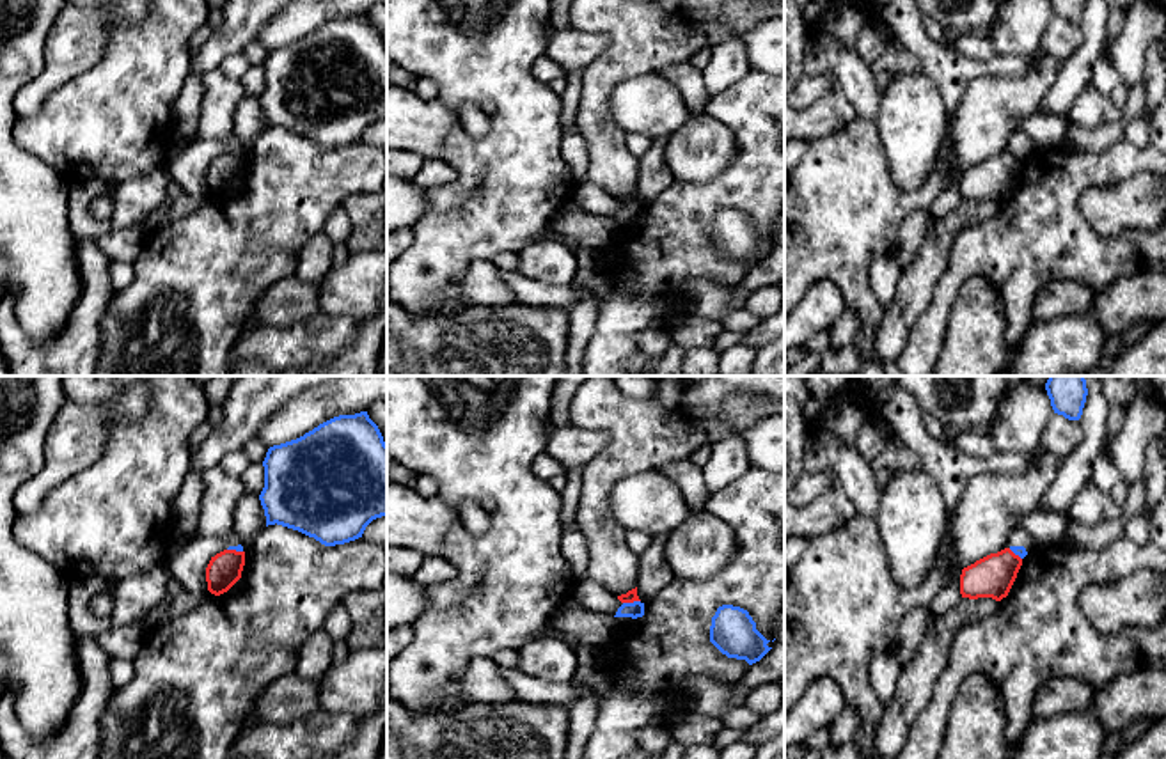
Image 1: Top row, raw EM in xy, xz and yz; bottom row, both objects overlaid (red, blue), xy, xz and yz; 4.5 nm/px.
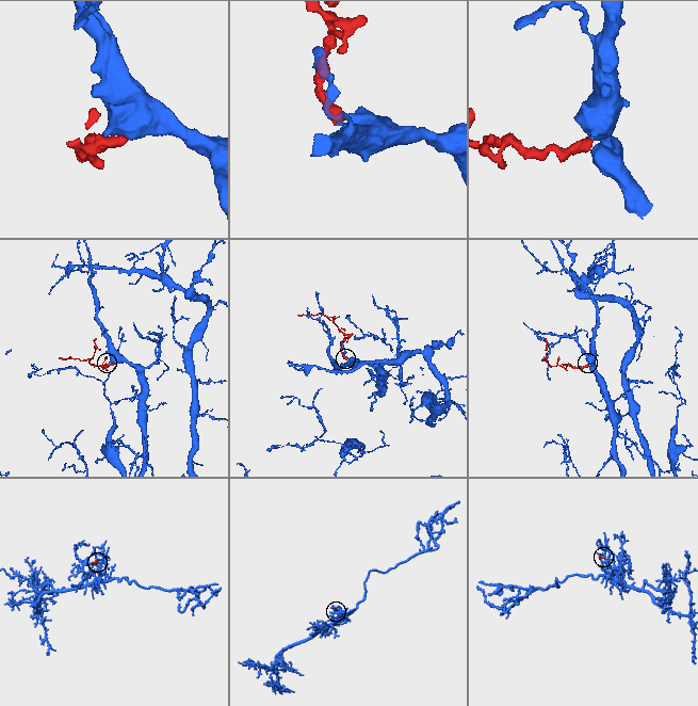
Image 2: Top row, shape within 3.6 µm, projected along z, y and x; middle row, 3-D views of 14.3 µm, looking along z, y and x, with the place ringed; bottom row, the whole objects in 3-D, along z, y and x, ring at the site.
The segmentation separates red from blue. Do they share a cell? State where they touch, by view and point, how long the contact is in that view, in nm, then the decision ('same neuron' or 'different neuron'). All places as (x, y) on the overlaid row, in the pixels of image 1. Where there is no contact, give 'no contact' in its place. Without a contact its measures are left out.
meets red in xz at (630, 602); contact 80 nm long; different neuron

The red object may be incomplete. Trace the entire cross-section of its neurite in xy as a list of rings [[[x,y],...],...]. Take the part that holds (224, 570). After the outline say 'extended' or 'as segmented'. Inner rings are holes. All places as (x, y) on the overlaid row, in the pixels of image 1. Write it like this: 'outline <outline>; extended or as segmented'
outline [[[224,550],[211,557],[206,567],[208,591],[215,596],[227,592],[240,578],[245,566],[245,552]]]; as segmented

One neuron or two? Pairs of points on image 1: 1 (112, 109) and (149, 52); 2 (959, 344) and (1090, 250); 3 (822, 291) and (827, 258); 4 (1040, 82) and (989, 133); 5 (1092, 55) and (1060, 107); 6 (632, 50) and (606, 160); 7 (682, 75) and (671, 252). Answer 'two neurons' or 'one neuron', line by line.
1: one neuron
2: two neurons
3: two neurons
4: one neuron
5: one neuron
6: one neuron
7: two neurons

